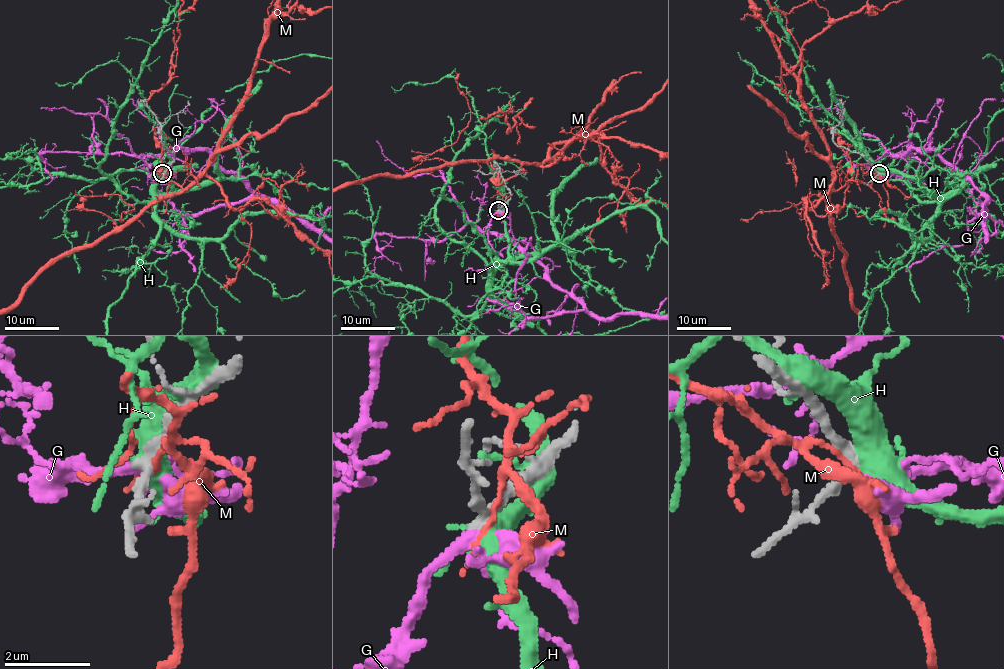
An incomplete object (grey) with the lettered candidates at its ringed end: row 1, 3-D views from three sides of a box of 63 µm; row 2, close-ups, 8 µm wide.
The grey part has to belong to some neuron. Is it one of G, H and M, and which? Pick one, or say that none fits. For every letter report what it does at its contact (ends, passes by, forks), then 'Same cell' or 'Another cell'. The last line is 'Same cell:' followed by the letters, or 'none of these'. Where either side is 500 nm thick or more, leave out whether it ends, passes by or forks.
G: It forks there. Same cell
H: Another cell
M: It passes by. Another cell
Same cell: G

